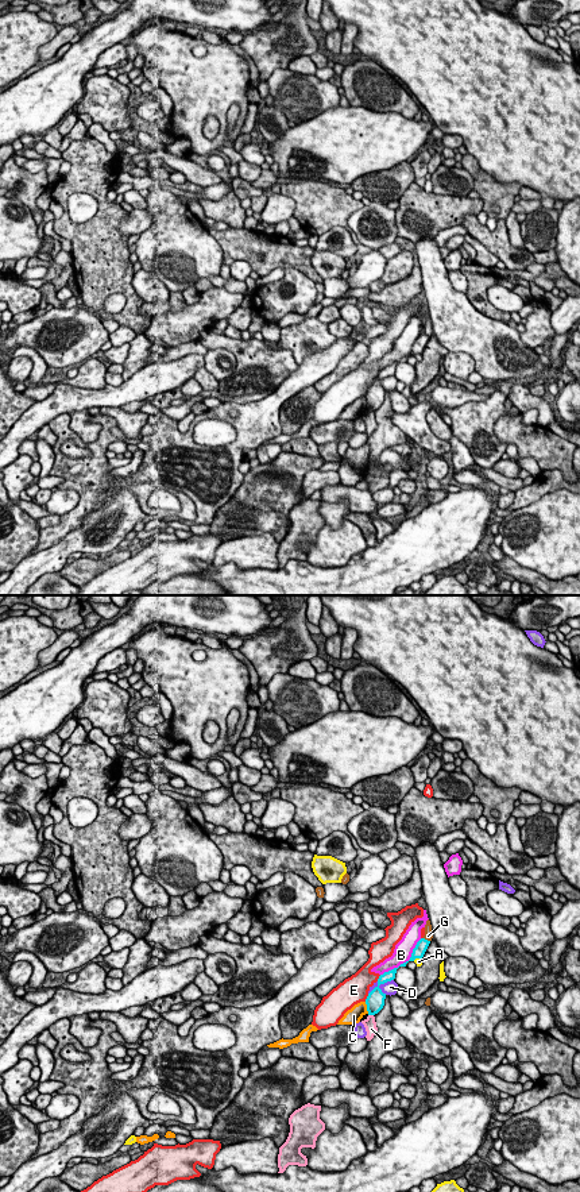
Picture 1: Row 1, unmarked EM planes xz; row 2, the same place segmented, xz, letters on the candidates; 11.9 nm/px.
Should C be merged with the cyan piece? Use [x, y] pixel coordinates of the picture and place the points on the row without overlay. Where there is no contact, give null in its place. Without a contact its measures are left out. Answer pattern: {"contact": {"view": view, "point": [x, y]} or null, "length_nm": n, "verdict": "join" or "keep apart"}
{"contact": {"view": "xz", "point": [367, 402]}, "length_nm": 150, "verdict": "keep apart"}

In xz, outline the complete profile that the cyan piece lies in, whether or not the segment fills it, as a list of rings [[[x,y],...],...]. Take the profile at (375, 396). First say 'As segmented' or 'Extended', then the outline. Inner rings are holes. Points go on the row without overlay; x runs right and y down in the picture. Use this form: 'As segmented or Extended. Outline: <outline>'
As segmented. Outline: [[[394,363],[394,364],[384,367],[383,370],[379,371],[378,381],[368,389],[368,391],[366,394],[368,410],[375,410],[383,404],[386,389],[382,387],[379,381],[394,375],[397,364],[398,363]]]

